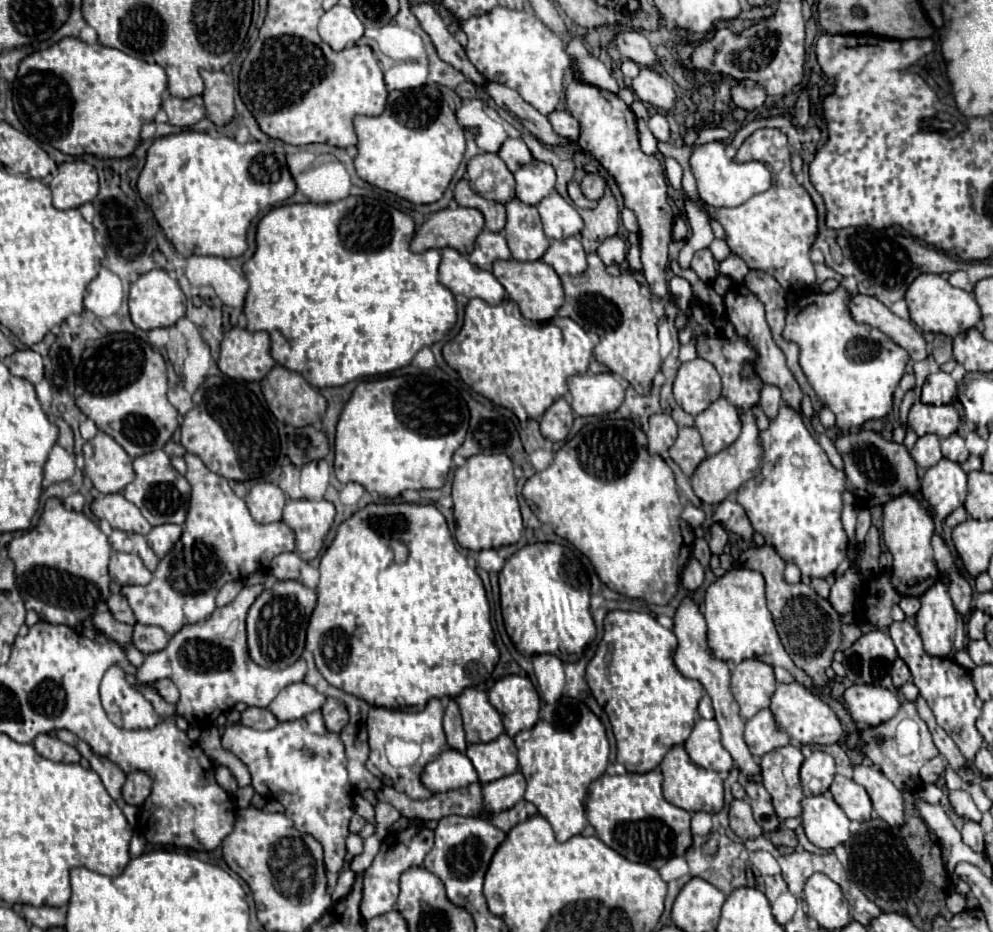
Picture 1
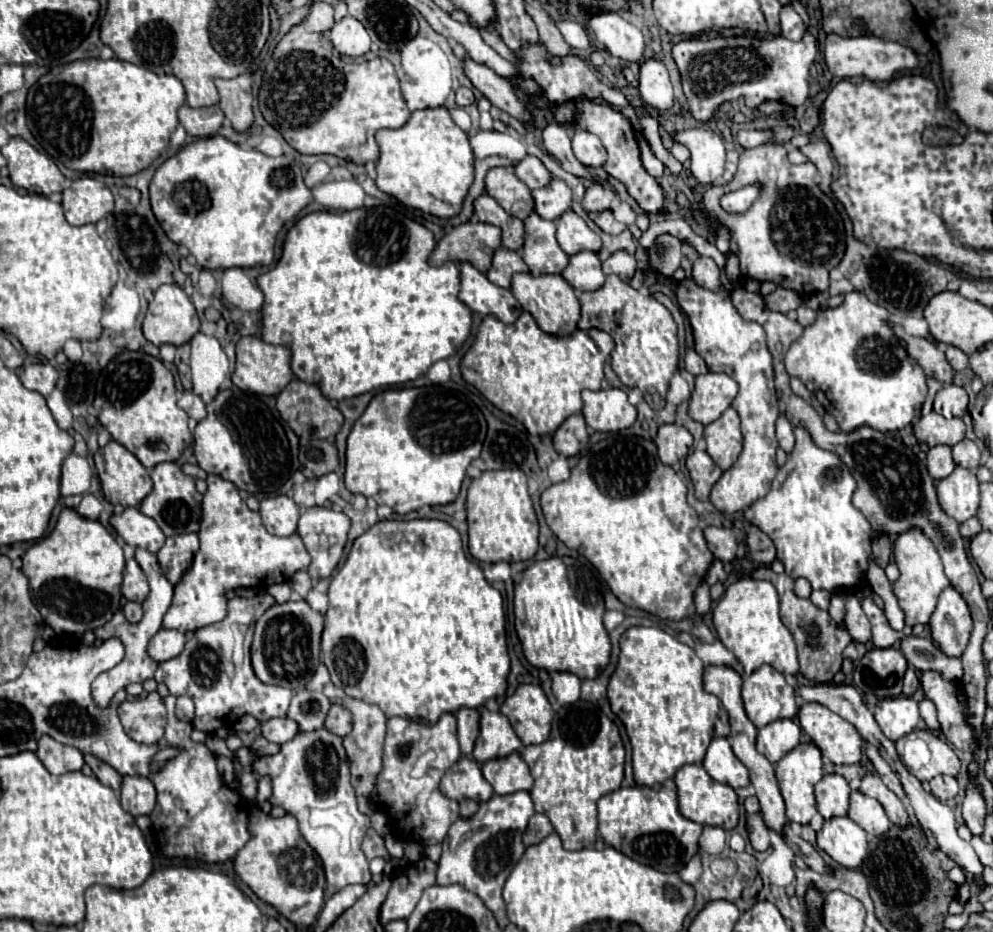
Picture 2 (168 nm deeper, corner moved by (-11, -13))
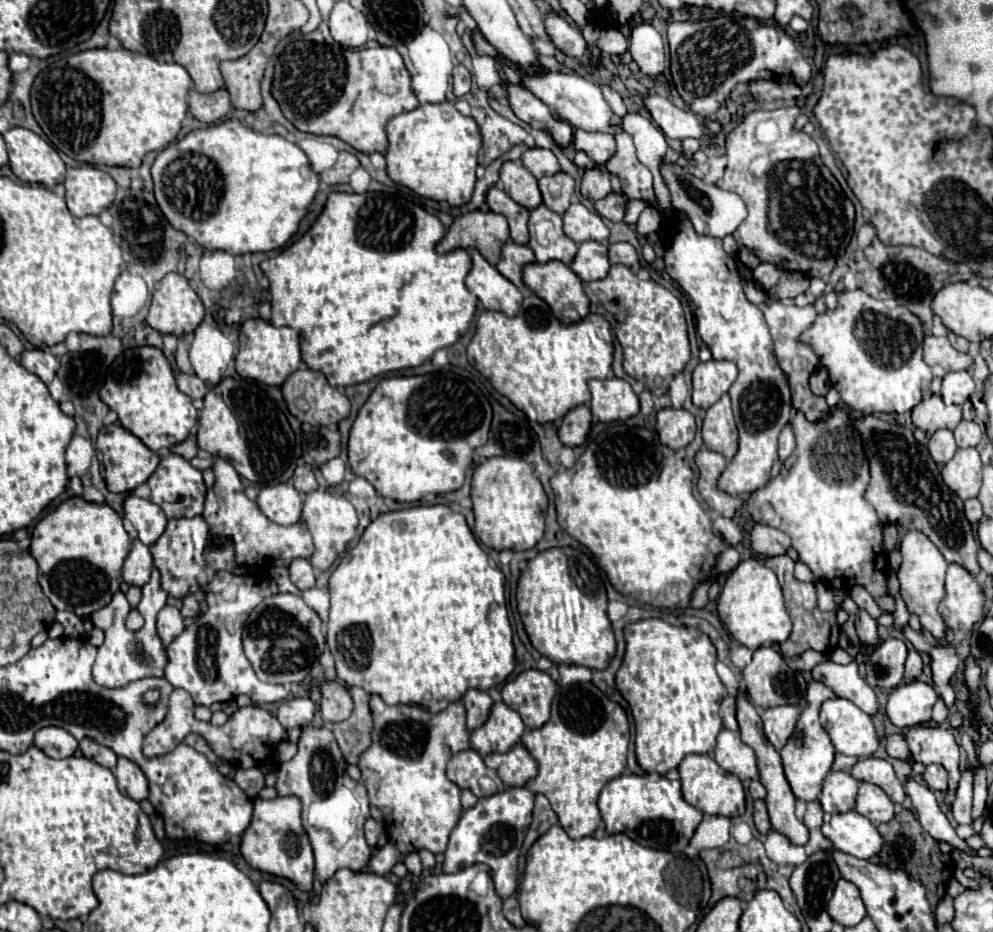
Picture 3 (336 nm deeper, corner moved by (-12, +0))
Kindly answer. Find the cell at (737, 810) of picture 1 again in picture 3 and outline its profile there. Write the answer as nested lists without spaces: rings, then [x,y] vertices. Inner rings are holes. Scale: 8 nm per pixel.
[[[755,800],[755,804],[753,804],[753,820],[755,820],[755,826],[757,826],[757,830],[761,834],[767,834],[771,830],[767,808],[765,808],[763,800]]]

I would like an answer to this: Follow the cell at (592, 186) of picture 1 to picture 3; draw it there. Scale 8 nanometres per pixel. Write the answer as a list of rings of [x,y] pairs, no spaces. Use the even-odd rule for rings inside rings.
[[[593,168],[585,170],[583,182],[581,182],[581,194],[587,200],[601,200],[607,194],[611,194],[611,182],[609,182],[609,172],[603,168]]]

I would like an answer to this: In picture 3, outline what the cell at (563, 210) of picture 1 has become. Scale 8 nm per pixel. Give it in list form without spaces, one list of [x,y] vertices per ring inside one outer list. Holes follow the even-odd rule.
[[[575,202],[565,210],[563,232],[577,244],[585,240],[603,242],[609,236],[609,228],[603,224],[601,216],[589,212],[581,202]]]

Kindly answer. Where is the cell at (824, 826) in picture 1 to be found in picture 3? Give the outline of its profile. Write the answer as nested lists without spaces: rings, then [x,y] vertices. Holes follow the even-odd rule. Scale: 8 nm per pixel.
[[[855,810],[833,814],[829,820],[825,820],[821,830],[837,850],[855,858],[871,858],[883,844],[877,828]]]

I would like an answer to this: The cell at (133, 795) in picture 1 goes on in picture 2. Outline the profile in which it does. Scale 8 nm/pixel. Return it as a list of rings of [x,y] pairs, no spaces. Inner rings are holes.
[[[124,777],[120,789],[122,809],[130,815],[150,815],[156,805],[156,789],[148,777]]]

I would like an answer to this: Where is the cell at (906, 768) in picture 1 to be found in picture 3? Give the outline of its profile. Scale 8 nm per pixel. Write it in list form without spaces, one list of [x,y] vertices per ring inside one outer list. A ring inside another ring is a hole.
[[[913,726],[907,732],[907,744],[915,762],[941,764],[947,768],[949,780],[945,802],[951,805],[961,778],[959,744],[955,742],[953,730],[943,726]]]

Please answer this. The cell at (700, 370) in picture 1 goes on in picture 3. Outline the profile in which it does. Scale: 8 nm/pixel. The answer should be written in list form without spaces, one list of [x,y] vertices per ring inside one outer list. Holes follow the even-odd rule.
[[[709,360],[693,370],[693,404],[707,410],[713,406],[737,378],[737,366],[729,360]]]

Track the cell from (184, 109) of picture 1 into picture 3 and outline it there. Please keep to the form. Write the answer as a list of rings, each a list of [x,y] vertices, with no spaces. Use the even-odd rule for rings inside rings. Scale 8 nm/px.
[[[225,88],[213,92],[213,94],[201,94],[191,90],[189,92],[189,112],[205,124],[213,124],[221,118],[227,116],[227,112],[231,110],[231,100]]]

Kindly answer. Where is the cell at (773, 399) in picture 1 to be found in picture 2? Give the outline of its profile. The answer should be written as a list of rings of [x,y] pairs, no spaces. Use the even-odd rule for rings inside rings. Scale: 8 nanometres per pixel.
[[[780,415],[780,419],[776,421],[776,437],[778,437],[780,447],[782,447],[786,453],[790,453],[790,451],[794,449],[792,425],[790,425],[790,421],[788,421],[784,415]]]

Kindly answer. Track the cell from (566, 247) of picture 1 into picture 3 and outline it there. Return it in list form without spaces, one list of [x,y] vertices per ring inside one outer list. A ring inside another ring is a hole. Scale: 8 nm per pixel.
[[[587,240],[579,244],[577,256],[573,258],[571,270],[585,282],[589,280],[601,280],[609,272],[609,258],[607,258],[607,246]]]

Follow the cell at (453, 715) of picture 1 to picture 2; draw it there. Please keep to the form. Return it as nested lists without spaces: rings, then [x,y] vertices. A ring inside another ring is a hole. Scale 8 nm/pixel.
[[[460,709],[456,713],[458,719],[458,741],[462,755],[470,755],[474,741],[480,733],[480,711],[478,709]]]

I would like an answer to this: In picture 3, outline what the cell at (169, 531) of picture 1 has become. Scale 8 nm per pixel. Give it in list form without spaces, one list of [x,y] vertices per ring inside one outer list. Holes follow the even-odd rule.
[[[203,516],[169,520],[169,524],[167,524],[165,532],[161,534],[161,538],[157,540],[157,544],[151,546],[153,562],[161,570],[161,586],[169,592],[169,596],[183,598],[187,592],[197,590],[197,586],[207,584],[215,576],[215,572],[233,570],[235,562],[233,562],[231,544],[223,544],[223,548],[215,548],[215,558],[203,558],[207,548],[209,548],[209,526],[203,520]],[[221,550],[223,550],[223,556],[221,556]]]

